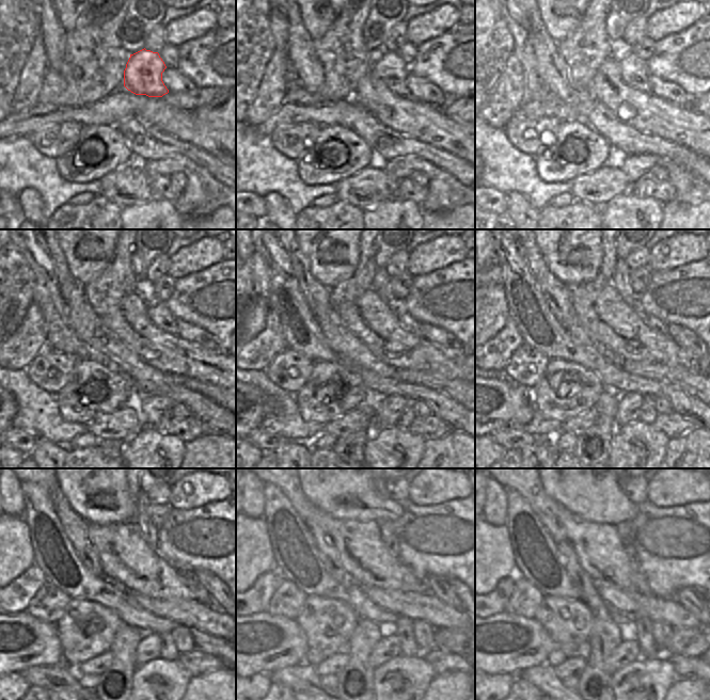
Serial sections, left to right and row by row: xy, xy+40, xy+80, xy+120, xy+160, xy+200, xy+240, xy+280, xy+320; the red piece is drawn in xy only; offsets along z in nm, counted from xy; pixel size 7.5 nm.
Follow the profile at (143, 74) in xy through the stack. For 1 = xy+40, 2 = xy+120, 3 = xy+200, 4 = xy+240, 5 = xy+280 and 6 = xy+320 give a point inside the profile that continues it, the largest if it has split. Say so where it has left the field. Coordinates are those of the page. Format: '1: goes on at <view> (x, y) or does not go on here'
1: goes on at xy+40 (389, 67)
2: goes on at xy+120 (158, 312)
3: goes on at xy+200 (652, 322)
4: goes on at xy+240 (201, 594)
5: goes on at xy+280 (439, 587)
6: goes on at xy+320 (689, 598)

